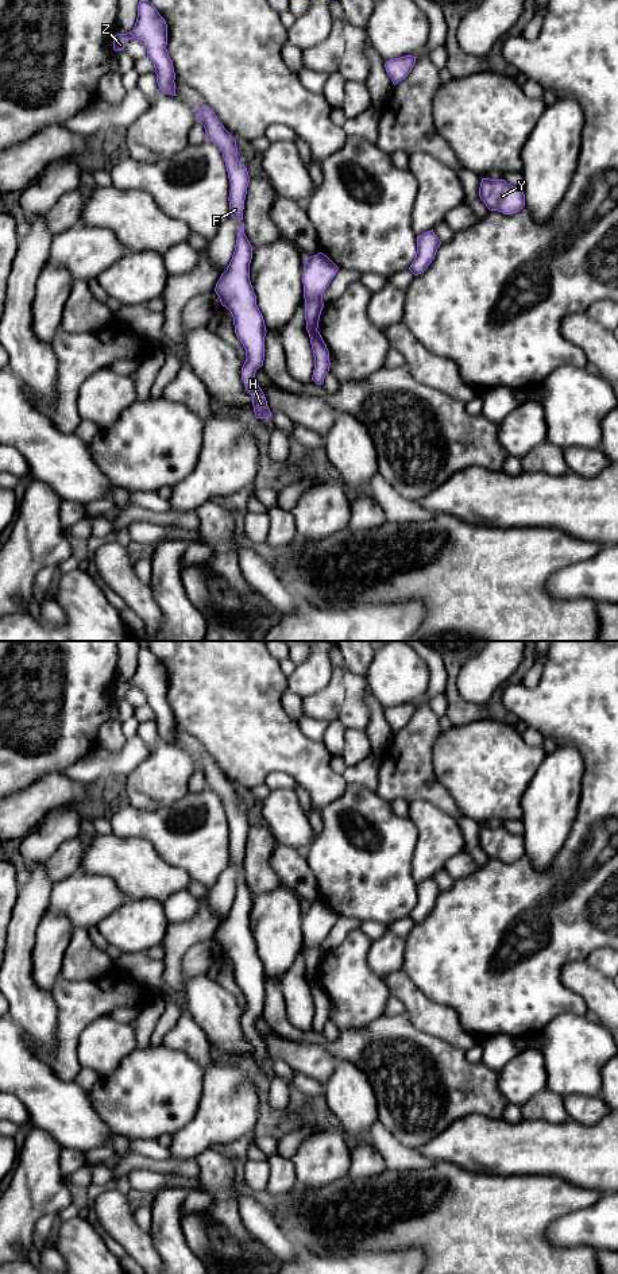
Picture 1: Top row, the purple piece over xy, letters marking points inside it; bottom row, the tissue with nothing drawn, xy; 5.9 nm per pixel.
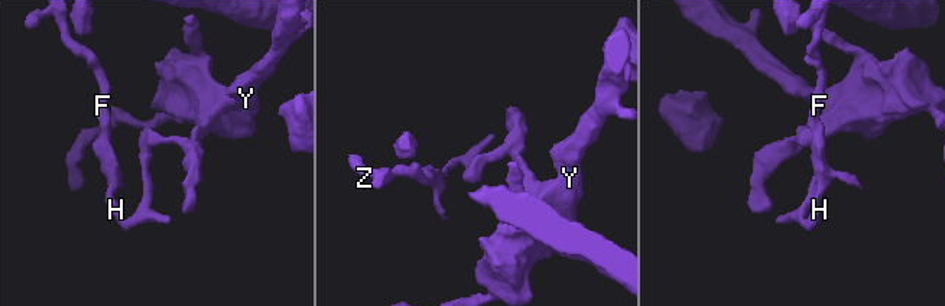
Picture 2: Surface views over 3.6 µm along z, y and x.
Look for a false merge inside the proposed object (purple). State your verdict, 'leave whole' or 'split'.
split

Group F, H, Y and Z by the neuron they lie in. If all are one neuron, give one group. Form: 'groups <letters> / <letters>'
groups F H Z / Y

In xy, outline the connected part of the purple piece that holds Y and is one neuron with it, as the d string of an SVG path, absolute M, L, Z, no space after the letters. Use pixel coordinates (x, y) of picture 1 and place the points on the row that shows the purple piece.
M482 178L479 197L490 211L505 215L517 213L525 206L522 189L511 186L505 179Z

